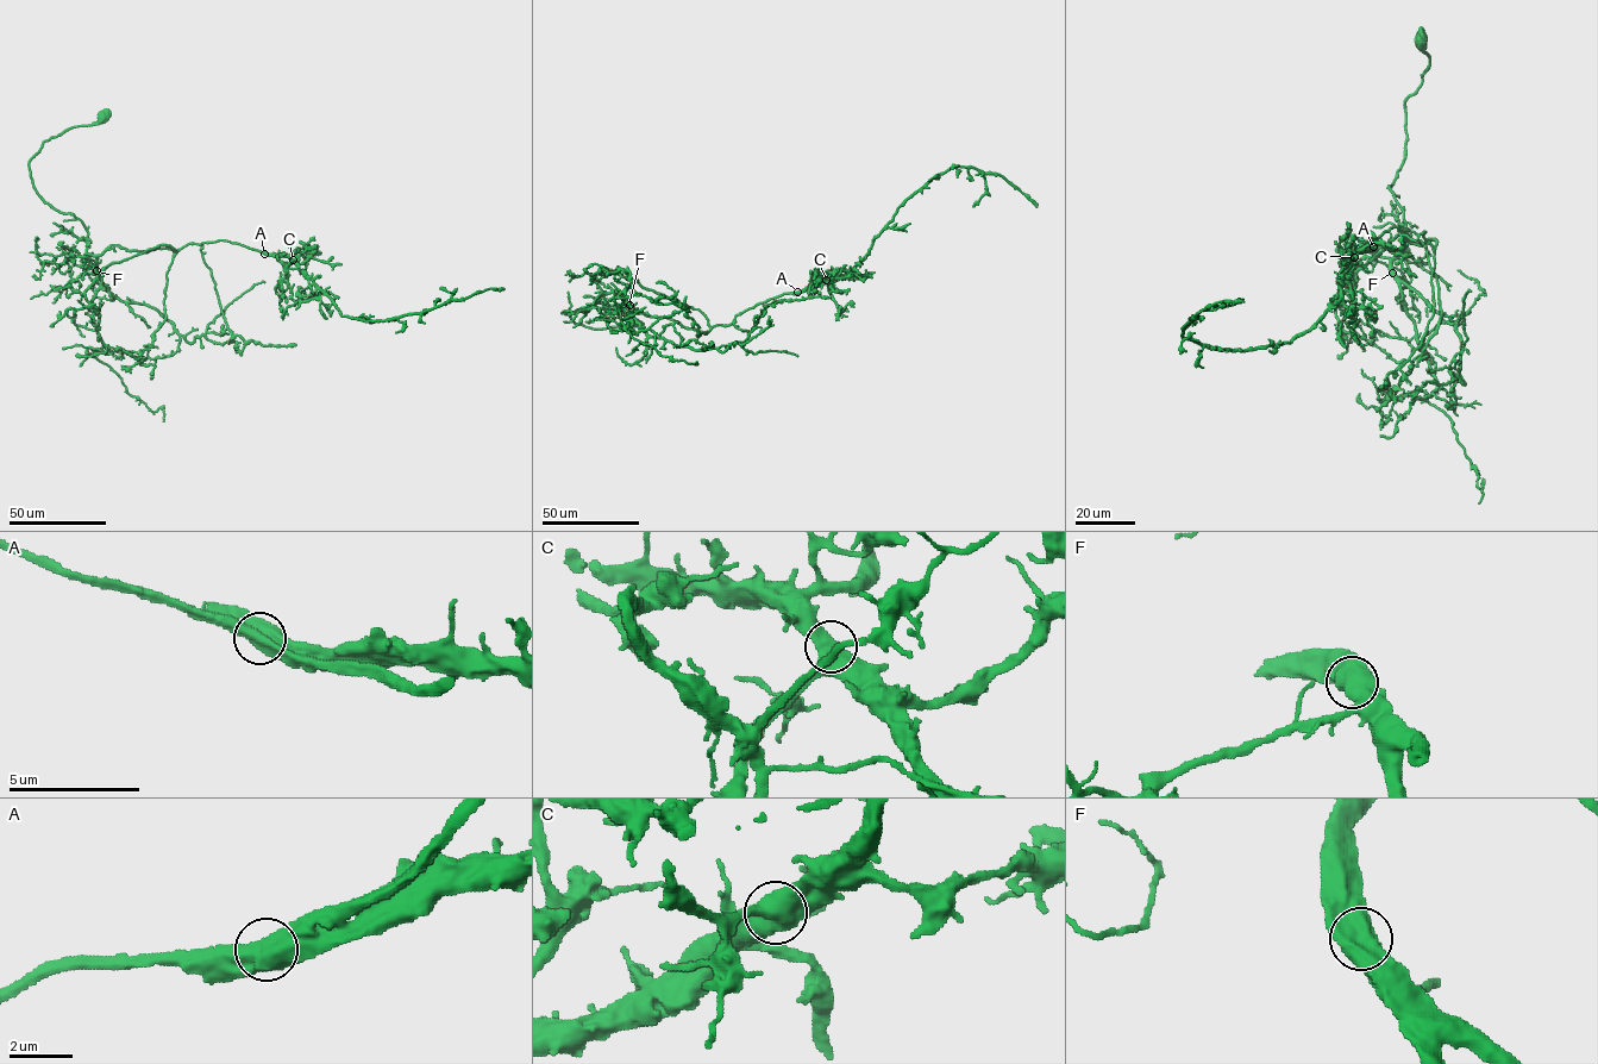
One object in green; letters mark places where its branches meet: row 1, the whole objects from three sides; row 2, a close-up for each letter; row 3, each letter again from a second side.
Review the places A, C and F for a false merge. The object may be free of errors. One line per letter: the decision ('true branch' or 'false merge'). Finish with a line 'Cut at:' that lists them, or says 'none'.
A: false merge
C: true branch
F: true branch
Cut at: A

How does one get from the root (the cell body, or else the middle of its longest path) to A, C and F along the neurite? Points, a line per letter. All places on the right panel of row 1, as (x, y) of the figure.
A: (1420, 39), (1387, 187), (1403, 250), (1436, 244), (1393, 227), (1374, 246)
C: (1420, 39), (1387, 187), (1403, 250), (1436, 244), (1393, 227), (1354, 257)
F: (1420, 39), (1429, 64), (1404, 102), (1405, 158), (1387, 187), (1407, 231), (1392, 273)

